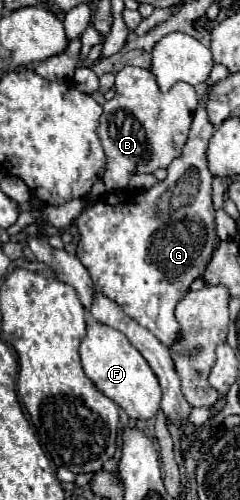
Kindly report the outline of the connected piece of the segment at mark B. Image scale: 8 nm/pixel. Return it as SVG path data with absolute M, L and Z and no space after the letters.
M125 67L115 75L115 95L103 105L103 115L99 119L97 135L103 141L107 169L105 169L105 187L109 193L127 189L127 183L133 173L153 173L159 167L167 167L175 157L181 155L181 149L187 141L187 133L197 109L195 89L187 83L175 83L169 91L161 91L153 73L143 67Z

